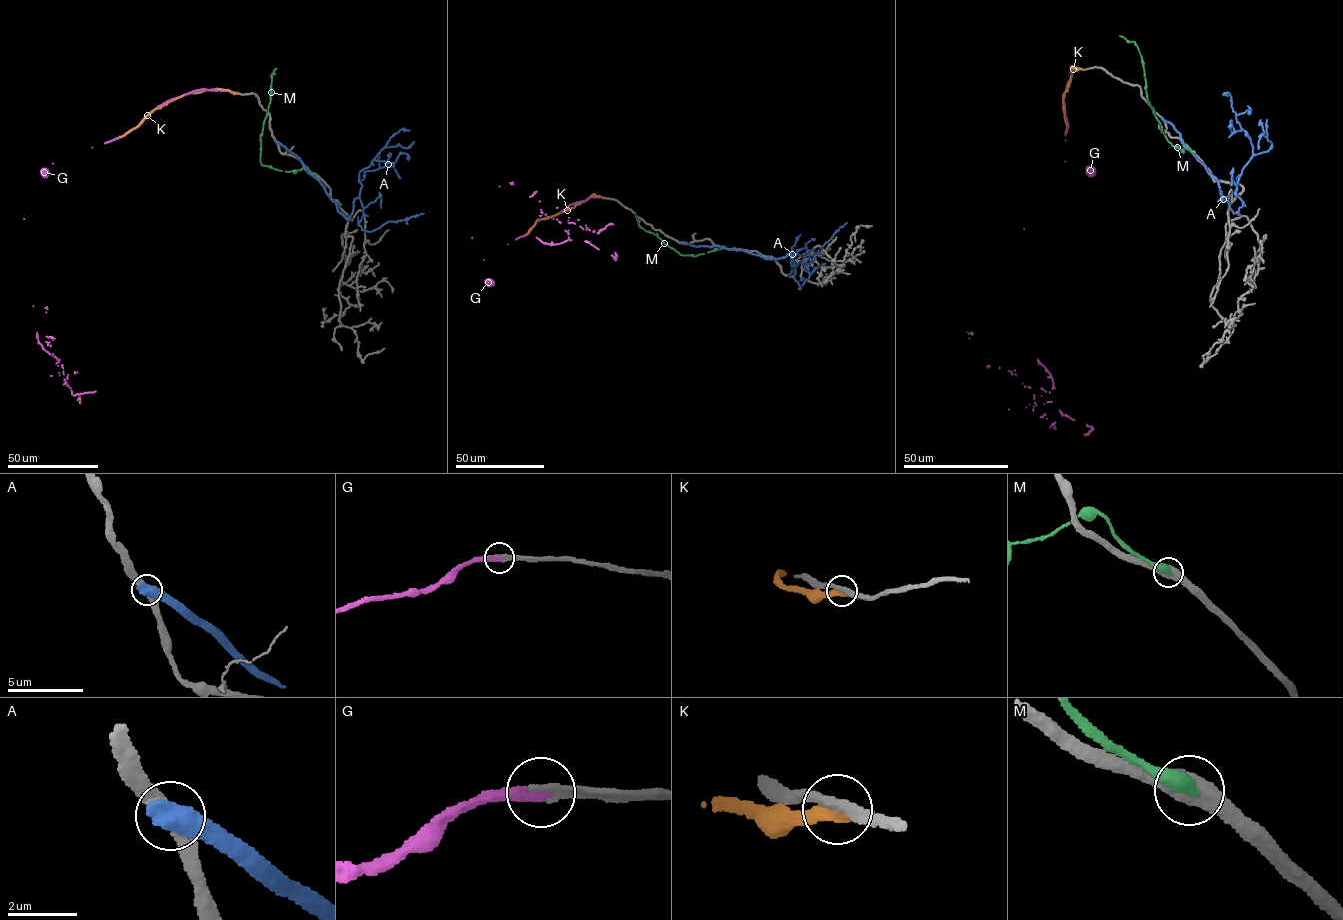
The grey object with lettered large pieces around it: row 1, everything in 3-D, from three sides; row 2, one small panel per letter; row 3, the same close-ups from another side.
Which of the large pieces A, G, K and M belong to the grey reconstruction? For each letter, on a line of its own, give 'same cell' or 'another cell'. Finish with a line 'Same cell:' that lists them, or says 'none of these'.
A: another cell
G: same cell
K: another cell
M: another cell
Same cell: G

